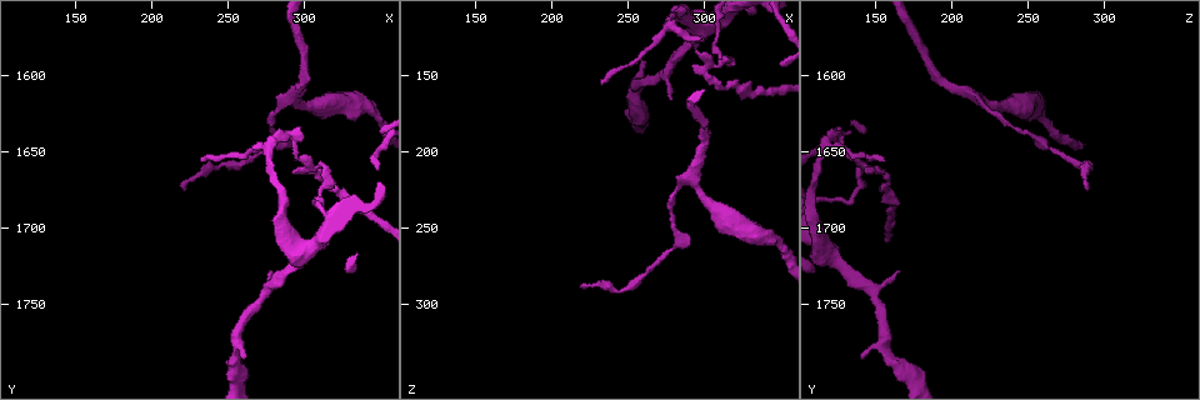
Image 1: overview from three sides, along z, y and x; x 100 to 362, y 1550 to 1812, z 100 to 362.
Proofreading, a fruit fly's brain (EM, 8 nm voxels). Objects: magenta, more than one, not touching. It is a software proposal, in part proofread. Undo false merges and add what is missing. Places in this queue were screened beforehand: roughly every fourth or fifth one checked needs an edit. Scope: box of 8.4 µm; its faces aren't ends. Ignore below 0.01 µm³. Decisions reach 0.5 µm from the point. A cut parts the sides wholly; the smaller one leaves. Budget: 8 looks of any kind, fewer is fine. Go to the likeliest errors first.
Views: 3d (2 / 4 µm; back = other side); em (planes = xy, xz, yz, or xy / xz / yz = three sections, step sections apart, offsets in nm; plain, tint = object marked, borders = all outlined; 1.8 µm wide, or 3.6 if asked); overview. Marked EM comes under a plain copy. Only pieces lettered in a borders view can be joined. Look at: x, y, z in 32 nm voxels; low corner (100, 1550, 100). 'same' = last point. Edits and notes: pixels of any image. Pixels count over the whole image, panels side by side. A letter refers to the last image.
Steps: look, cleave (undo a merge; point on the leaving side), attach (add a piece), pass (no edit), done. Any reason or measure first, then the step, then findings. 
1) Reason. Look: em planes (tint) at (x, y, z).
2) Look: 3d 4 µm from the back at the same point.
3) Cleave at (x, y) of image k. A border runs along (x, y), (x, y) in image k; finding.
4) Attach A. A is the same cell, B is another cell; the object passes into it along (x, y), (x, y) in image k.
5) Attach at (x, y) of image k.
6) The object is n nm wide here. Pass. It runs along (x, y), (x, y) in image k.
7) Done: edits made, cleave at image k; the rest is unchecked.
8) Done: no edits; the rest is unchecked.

Abrupt turn. Look: 3d 4 µm at (294, 1616, 220).

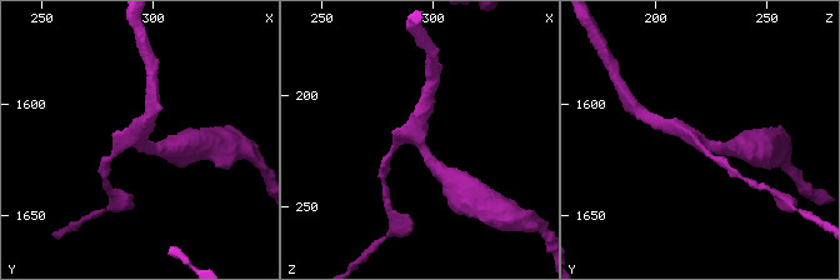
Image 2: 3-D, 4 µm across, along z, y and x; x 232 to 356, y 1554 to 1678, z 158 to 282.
3 arms meet here. Look: em yz step 16 (tint) at (292, 1616, 221).

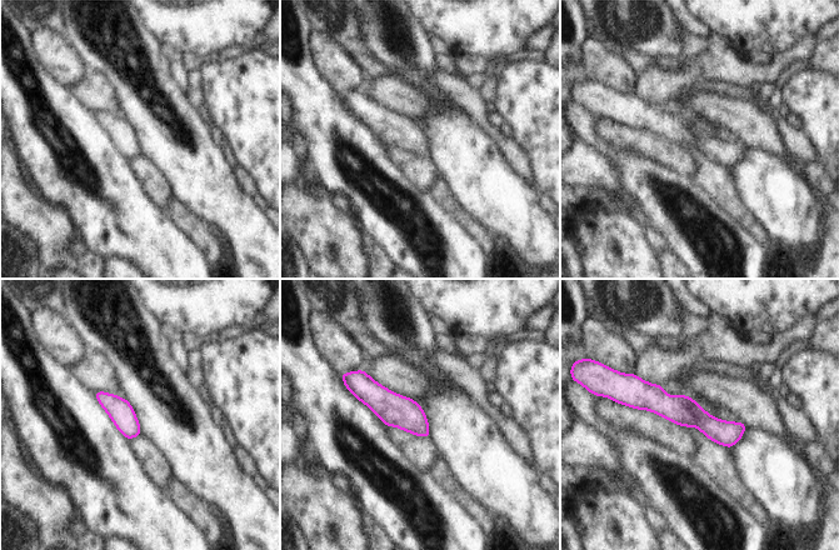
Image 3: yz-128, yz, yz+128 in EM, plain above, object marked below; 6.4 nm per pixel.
Look: em planes (borders) at the same point.

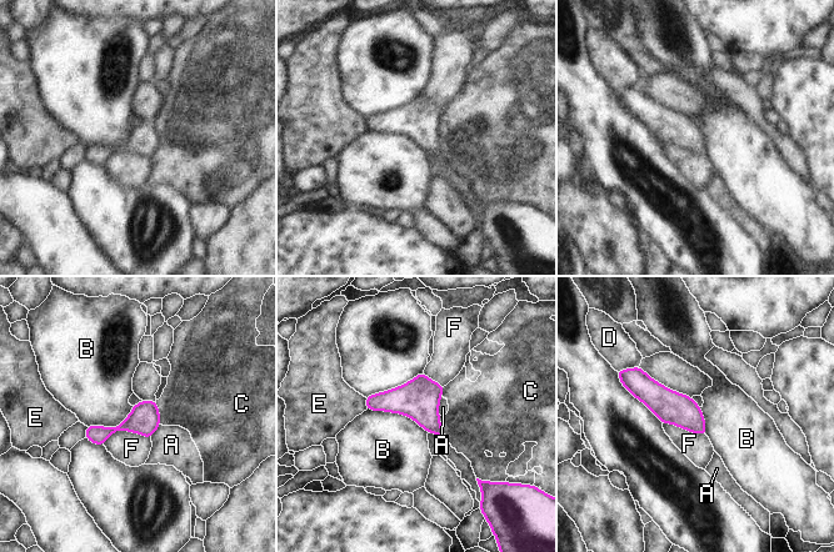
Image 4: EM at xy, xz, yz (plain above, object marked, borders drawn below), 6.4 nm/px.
Pass. A, B, C, D, E and F are other cells; a border runs along (366, 409), (406, 415), (428, 432) in image 4; one cell here.

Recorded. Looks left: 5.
Branch stops here. Look: em planes (borders) at (260, 1784, 140).

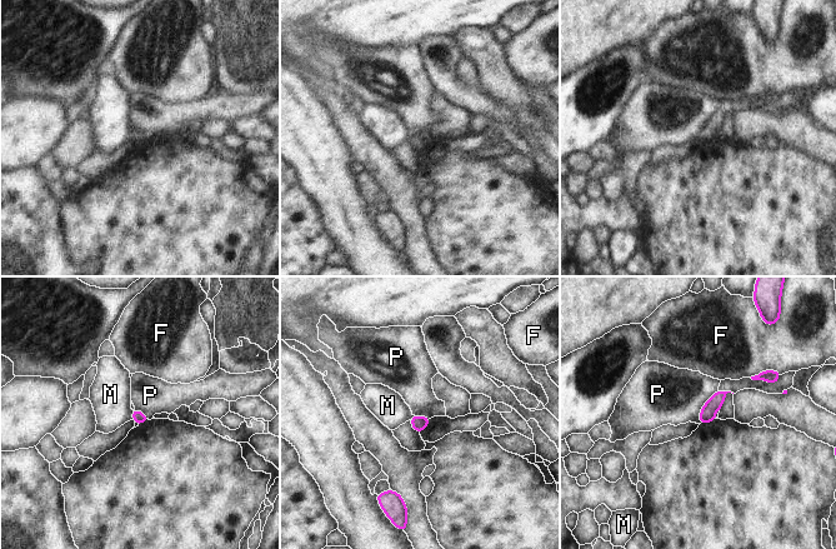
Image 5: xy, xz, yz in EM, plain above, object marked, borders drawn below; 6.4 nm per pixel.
Pass. F, M and P are other cells; no lettered piece goes on from it.

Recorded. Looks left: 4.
Sharp bend. Look: 3d 4 µm at (312, 1658, 138).

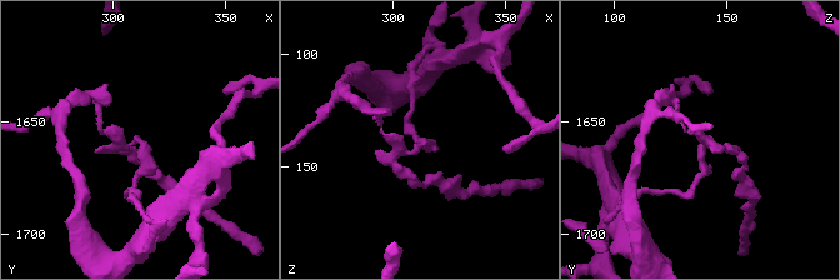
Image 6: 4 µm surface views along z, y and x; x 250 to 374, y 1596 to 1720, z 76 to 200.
Look: em xz step 8 (tint) at (314, 1661, 139).

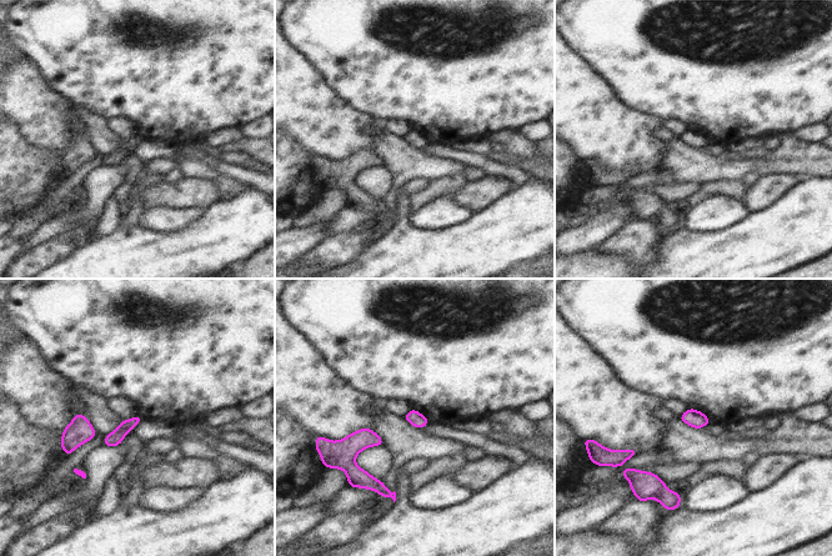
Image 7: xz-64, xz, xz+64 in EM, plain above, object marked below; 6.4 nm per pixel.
Look: em planes (borders) at the same point.

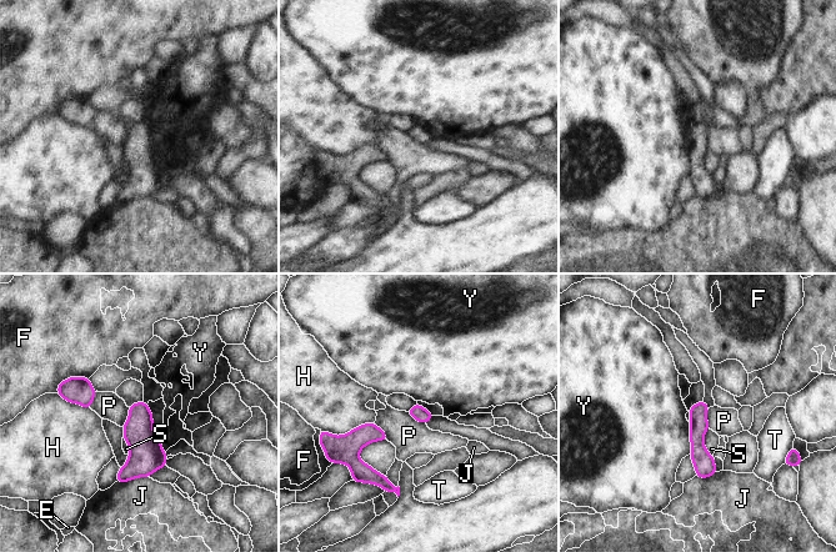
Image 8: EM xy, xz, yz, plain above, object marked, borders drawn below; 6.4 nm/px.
Pass. E, F, H, J, P, S, T and Y are other cells; it runs along (701, 405), (697, 450), (704, 475) in image 8; continuous, no second cell.

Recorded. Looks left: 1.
Done: no edits; the rest is unchecked.

